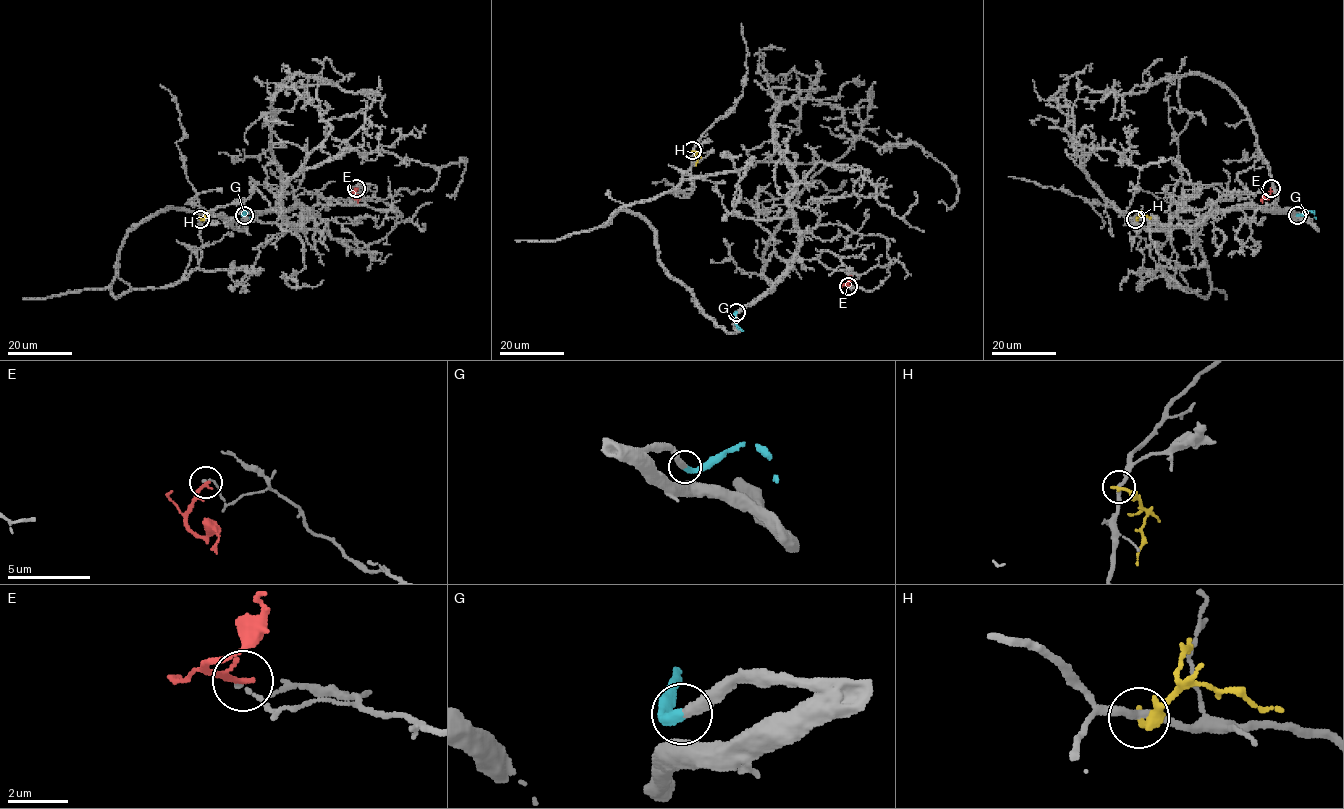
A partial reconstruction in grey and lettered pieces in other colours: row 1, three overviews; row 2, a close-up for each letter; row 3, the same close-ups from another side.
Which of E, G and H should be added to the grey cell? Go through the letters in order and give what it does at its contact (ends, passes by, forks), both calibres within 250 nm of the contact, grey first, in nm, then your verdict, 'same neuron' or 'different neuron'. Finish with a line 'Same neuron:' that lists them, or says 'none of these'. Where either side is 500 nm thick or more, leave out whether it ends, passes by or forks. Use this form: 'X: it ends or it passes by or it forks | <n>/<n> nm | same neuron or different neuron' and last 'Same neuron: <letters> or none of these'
E: it ends | 140/200 nm | different neuron
G: it ends | 280/360 nm | same neuron
H: it ends | 240/260 nm | different neuron
Same neuron: G

